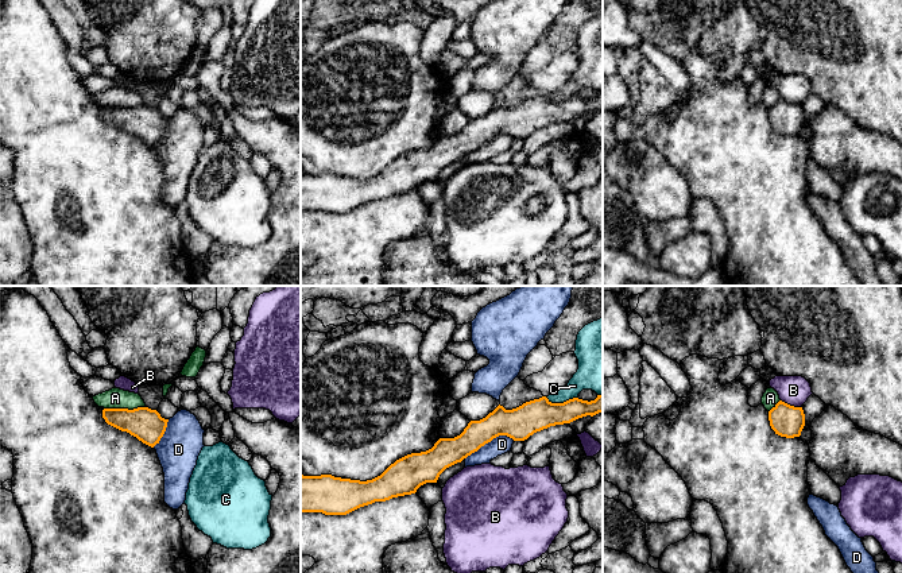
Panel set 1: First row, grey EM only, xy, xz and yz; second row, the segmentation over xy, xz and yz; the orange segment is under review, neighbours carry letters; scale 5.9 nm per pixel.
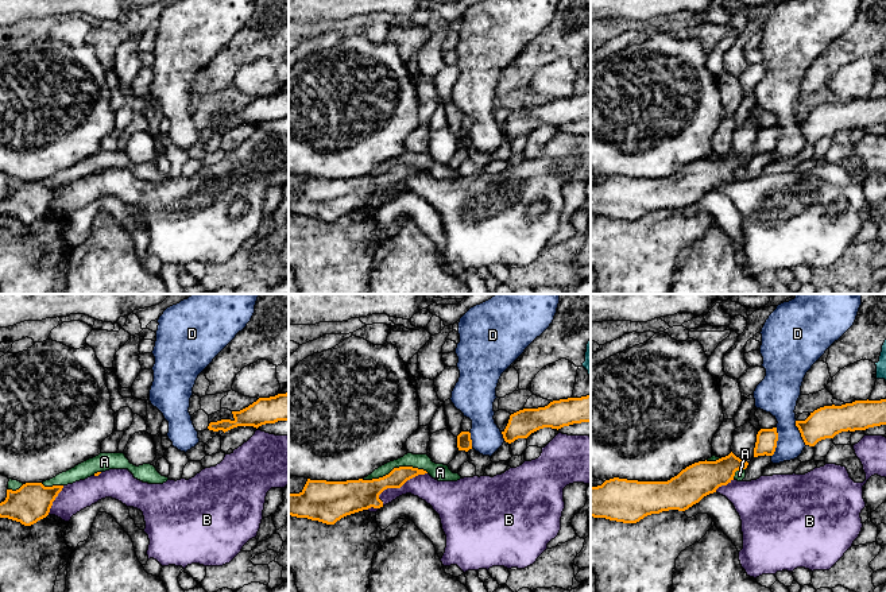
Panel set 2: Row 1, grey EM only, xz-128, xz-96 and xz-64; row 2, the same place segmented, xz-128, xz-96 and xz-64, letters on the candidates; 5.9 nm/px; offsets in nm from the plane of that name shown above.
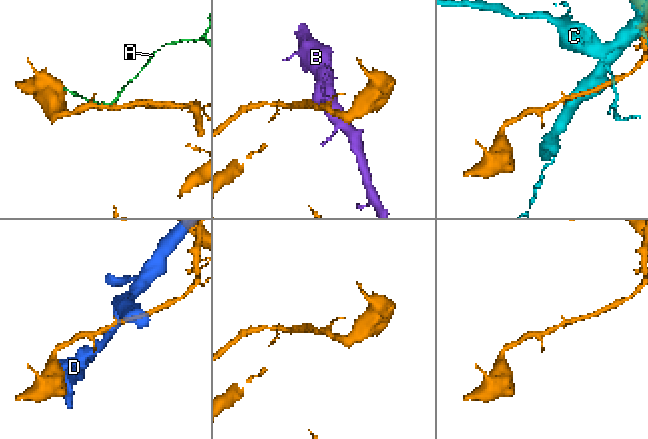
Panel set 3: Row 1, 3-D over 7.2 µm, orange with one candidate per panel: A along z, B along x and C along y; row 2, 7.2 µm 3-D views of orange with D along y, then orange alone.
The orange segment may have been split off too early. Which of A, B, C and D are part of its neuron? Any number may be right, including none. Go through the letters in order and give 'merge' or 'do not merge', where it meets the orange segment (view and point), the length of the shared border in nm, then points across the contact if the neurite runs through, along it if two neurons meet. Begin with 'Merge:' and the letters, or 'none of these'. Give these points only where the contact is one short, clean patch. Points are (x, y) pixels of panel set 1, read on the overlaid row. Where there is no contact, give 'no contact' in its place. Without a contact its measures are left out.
Merge: A
A: merge | xy (124, 409) | 240 nm
B: do not merge | yz (792, 406) | 140 nm
C: do not merge | xz (561, 403) | 200 nm
D: do not merge | xz (490, 441) | 320 nm

